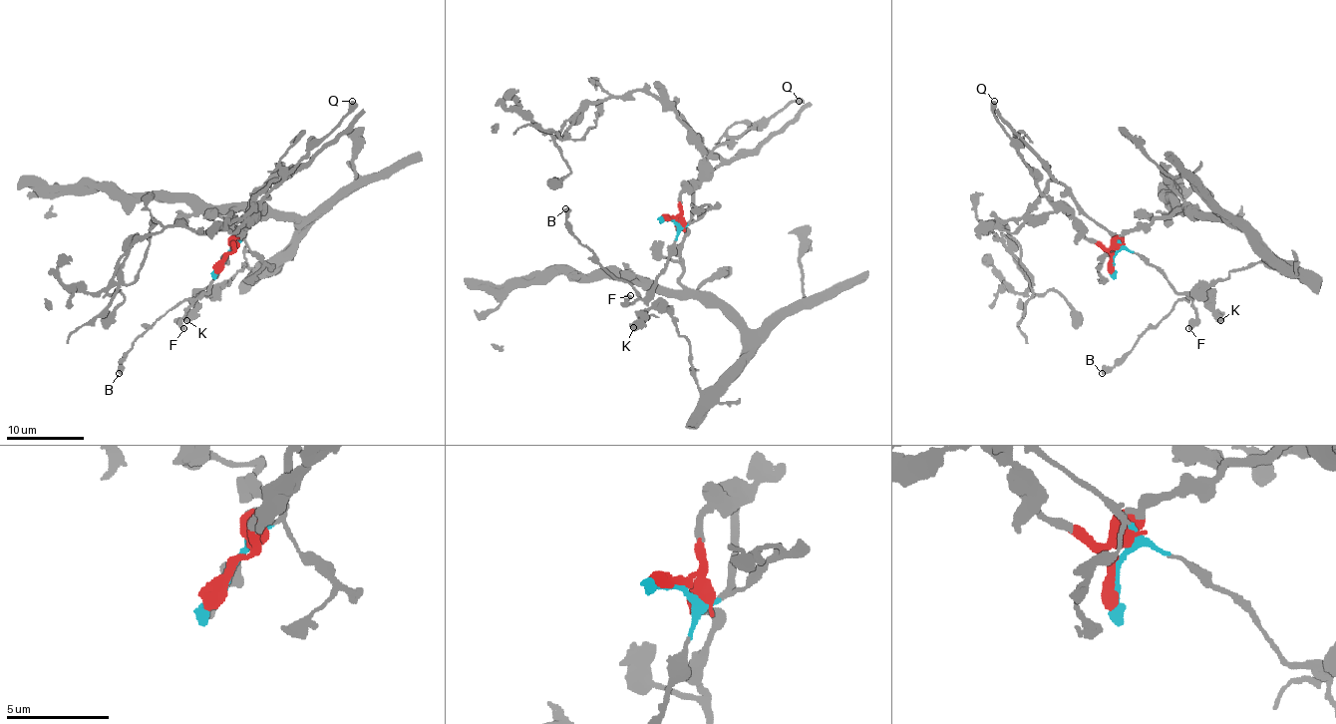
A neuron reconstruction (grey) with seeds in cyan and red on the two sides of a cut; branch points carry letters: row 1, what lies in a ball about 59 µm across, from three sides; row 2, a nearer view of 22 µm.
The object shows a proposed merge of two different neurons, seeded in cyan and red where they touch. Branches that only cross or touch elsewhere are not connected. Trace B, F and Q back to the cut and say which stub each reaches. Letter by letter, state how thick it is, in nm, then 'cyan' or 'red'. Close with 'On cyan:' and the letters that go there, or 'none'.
B: 550 nm thick; cyan
F: 440 nm thick; cyan
Q: 500 nm thick; red
On cyan: B, F

